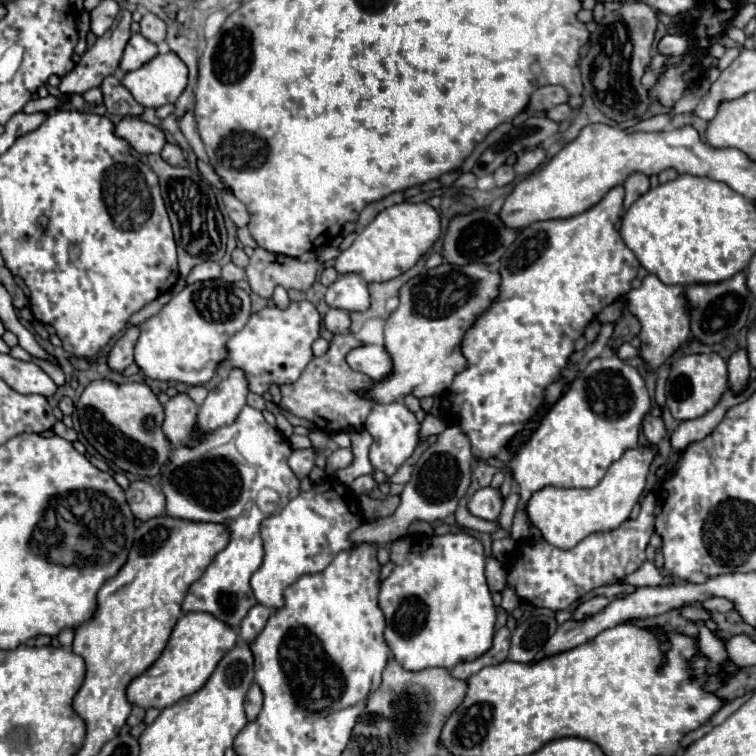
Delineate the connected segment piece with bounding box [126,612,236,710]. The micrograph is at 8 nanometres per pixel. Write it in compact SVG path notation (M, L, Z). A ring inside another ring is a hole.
M188 612L184 614L172 630L168 646L164 648L162 656L138 678L134 678L126 690L128 702L142 706L142 708L168 708L176 704L184 696L190 696L206 684L218 660L236 646L236 632L226 622L218 620L208 612Z

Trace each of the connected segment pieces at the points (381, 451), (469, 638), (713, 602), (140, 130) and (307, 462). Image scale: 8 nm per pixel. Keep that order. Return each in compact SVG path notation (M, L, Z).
M402 400L390 402L388 406L380 404L380 402L374 404L364 428L374 438L374 442L370 446L370 462L376 470L384 472L386 476L392 476L400 468L400 464L412 456L412 452L418 444L418 438L420 438L420 422L418 422L416 414L410 412Z
M450 532L444 536L430 536L422 540L418 536L402 536L392 542L390 560L396 564L396 568L382 582L380 588L380 606L388 622L384 638L390 646L392 656L406 670L422 670L430 666L452 668L458 662L482 656L490 648L495 633L496 607L484 578L484 548L474 536L466 532Z
M708 598L702 602L702 606L708 610L708 612L730 612L734 608L734 604L726 598Z
M122 118L114 126L114 134L126 140L140 154L160 154L166 144L164 132L140 118Z
M294 450L290 460L288 460L288 466L296 474L298 480L306 478L308 472L314 468L314 454L312 454L312 450Z

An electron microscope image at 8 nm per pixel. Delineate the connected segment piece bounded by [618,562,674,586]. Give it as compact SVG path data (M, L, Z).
M644 562L638 570L618 580L620 584L632 584L632 586L670 586L674 584L674 578L668 574L662 574L653 562Z

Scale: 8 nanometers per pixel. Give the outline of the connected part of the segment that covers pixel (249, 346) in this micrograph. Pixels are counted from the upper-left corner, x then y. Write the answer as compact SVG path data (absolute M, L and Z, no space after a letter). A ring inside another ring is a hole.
M290 302L290 306L286 310L278 310L276 306L264 308L256 314L252 314L250 320L246 322L246 326L228 340L228 344L226 344L228 354L220 362L220 368L242 370L246 376L246 382L248 382L248 390L254 394L268 392L272 384L276 384L276 386L294 384L300 378L300 374L304 372L304 368L308 366L308 362L314 358L310 348L312 348L312 342L318 338L318 332L320 332L320 314L314 308L314 304L310 304L310 302Z

